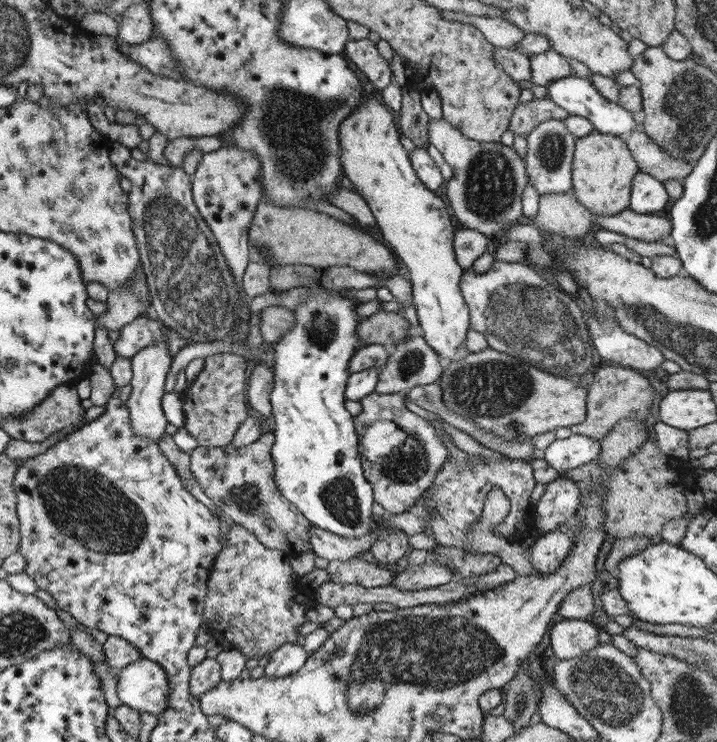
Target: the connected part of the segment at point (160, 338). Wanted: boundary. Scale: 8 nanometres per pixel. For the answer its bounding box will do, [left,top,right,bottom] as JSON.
[113,316,172,360]

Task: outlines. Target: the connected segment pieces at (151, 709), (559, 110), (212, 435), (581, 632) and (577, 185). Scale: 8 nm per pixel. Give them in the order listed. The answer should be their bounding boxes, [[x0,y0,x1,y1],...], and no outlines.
[[117,657,169,716],[509,97,567,135],[181,352,248,448],[550,619,601,660],[571,133,639,216]]

